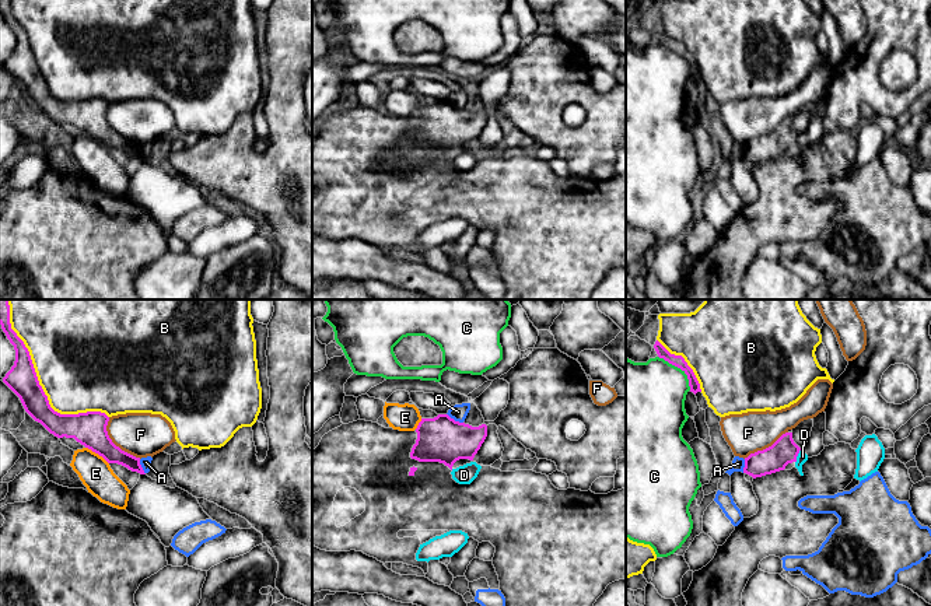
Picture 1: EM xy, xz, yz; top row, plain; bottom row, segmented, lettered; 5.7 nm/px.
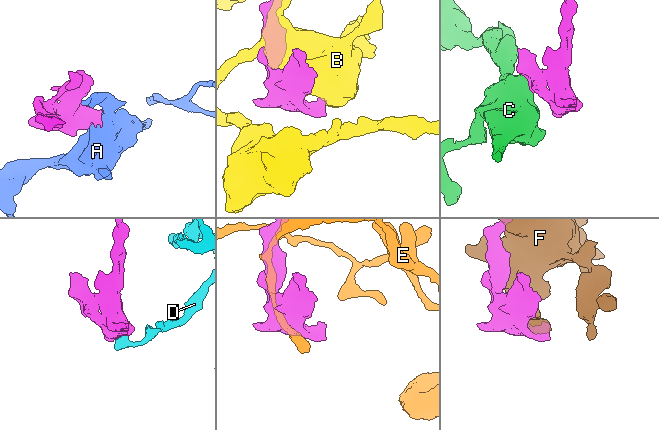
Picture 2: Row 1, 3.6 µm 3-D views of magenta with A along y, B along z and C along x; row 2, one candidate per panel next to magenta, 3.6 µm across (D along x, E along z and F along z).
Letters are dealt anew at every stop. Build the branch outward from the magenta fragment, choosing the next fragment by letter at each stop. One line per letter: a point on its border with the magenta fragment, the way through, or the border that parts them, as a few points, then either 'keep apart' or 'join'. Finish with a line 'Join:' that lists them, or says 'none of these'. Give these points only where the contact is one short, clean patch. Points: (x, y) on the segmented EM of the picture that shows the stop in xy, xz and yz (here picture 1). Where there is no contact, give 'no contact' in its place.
A: xz (454, 420) | along xz (447, 413), (462, 423) | keep apart
B: xy (38, 382) | keep apart
C: yz (679, 367) | along yz (658, 356), (676, 365), (686, 375), (690, 389) | keep apart
D: yz (797, 455) | along yz (802, 449), (795, 462) | keep apart
E: xy (97, 452) | keep apart
F: xy (114, 444) | keep apart
Join: none of these

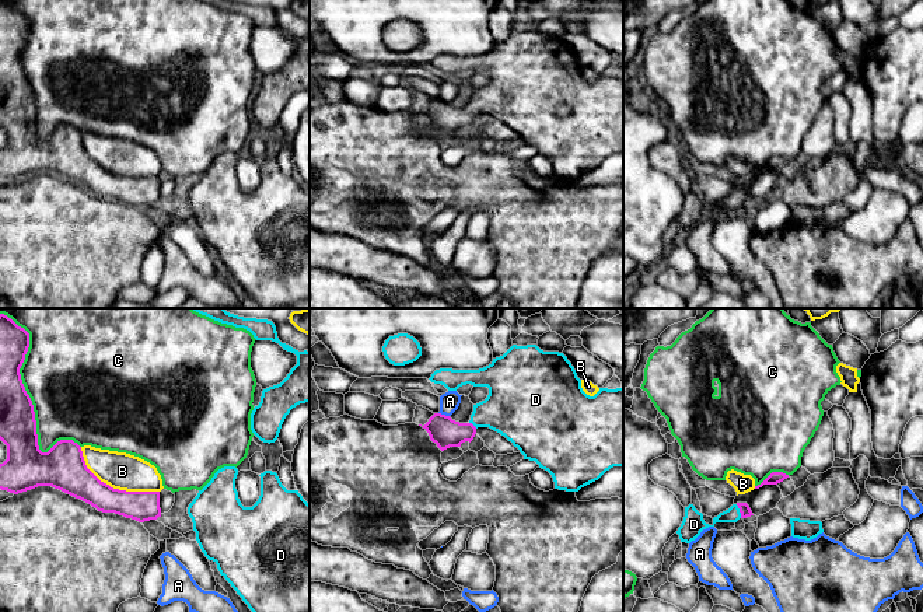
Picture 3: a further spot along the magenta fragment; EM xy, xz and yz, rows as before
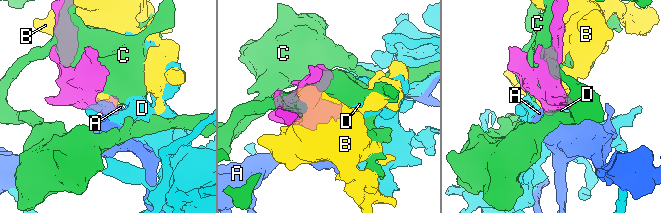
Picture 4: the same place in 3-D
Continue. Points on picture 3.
A: xz (444, 415) | along xz (439, 412), (448, 416) | keep apart
B: xy (112, 488) | keep apart
C: xy (30, 398) | keep apart
D: yz (740, 511) | across yz (745, 511), (740, 511), (733, 514) | join
Join: D

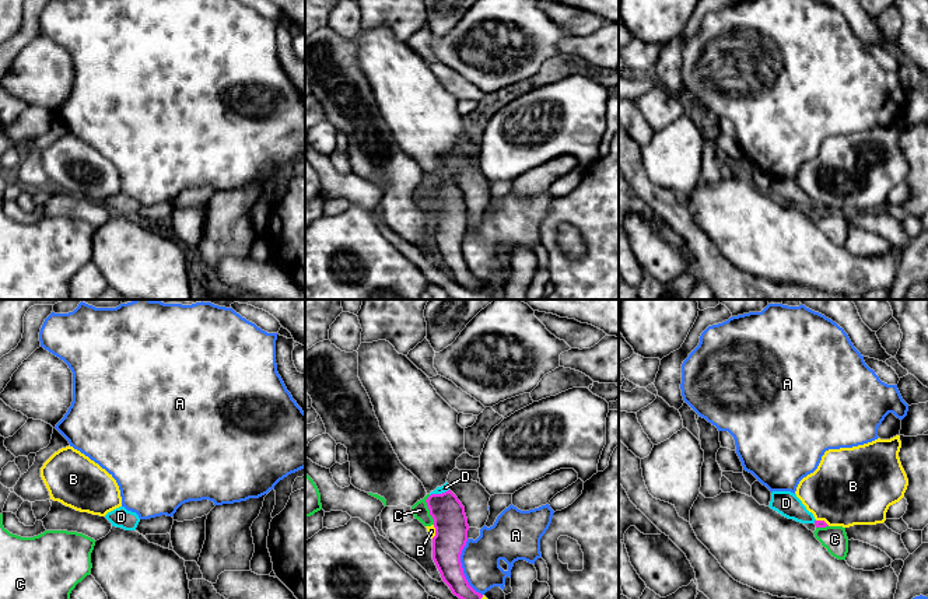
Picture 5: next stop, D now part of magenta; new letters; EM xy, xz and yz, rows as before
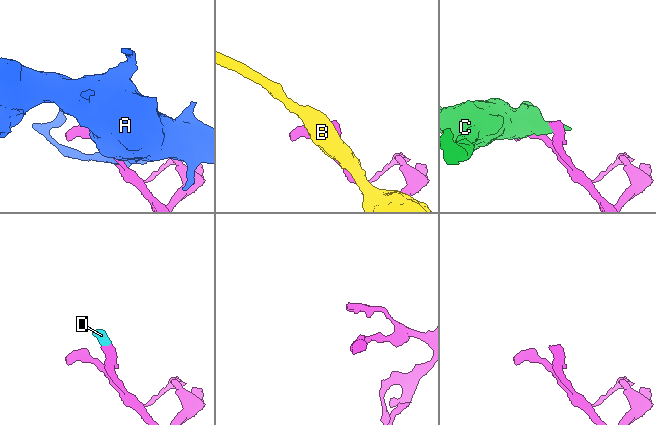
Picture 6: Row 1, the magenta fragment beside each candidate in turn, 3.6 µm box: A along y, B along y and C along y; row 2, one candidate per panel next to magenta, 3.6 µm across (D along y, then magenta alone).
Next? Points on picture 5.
A: xz (462, 568) | keep apart
B: xz (436, 532) | keep apart
C: xz (429, 508) | keep apart
D: xz (438, 494) | across xz (451, 525), (448, 512), (438, 494), (445, 487) | join
Join: D

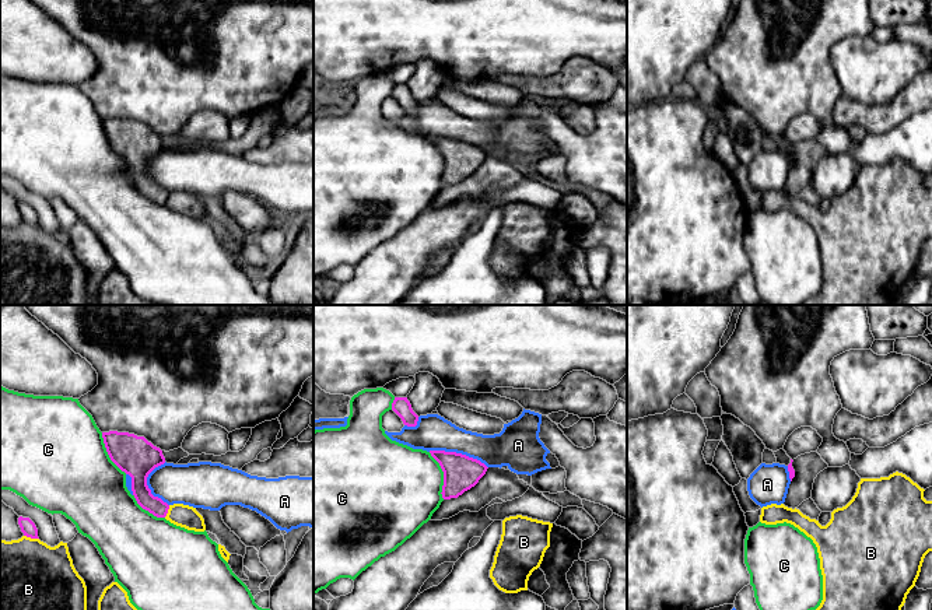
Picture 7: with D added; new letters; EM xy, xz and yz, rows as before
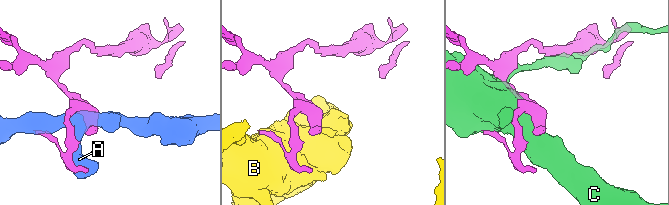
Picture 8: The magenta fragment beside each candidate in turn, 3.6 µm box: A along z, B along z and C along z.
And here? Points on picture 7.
A: xz (458, 454) | keep apart
B: xy (31, 537) | keep apart
C: xz (444, 476) | keep apart
Join: none of these

